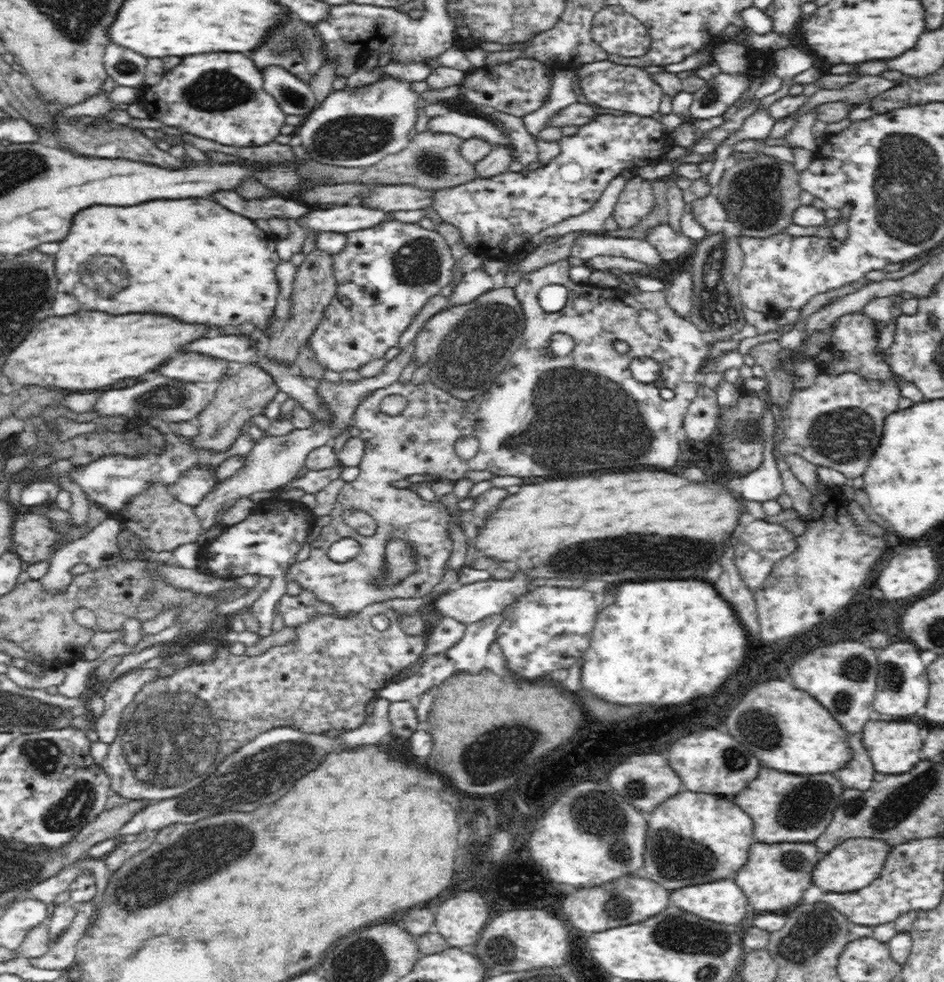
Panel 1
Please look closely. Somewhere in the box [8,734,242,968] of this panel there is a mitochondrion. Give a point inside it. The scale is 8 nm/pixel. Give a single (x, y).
(66, 813)

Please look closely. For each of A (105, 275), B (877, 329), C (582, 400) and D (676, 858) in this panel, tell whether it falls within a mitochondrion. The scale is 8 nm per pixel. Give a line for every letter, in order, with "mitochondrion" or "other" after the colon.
A: mitochondrion
B: other
C: mitochondrion
D: mitochondrion

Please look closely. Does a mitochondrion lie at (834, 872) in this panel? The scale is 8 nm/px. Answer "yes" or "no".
no

